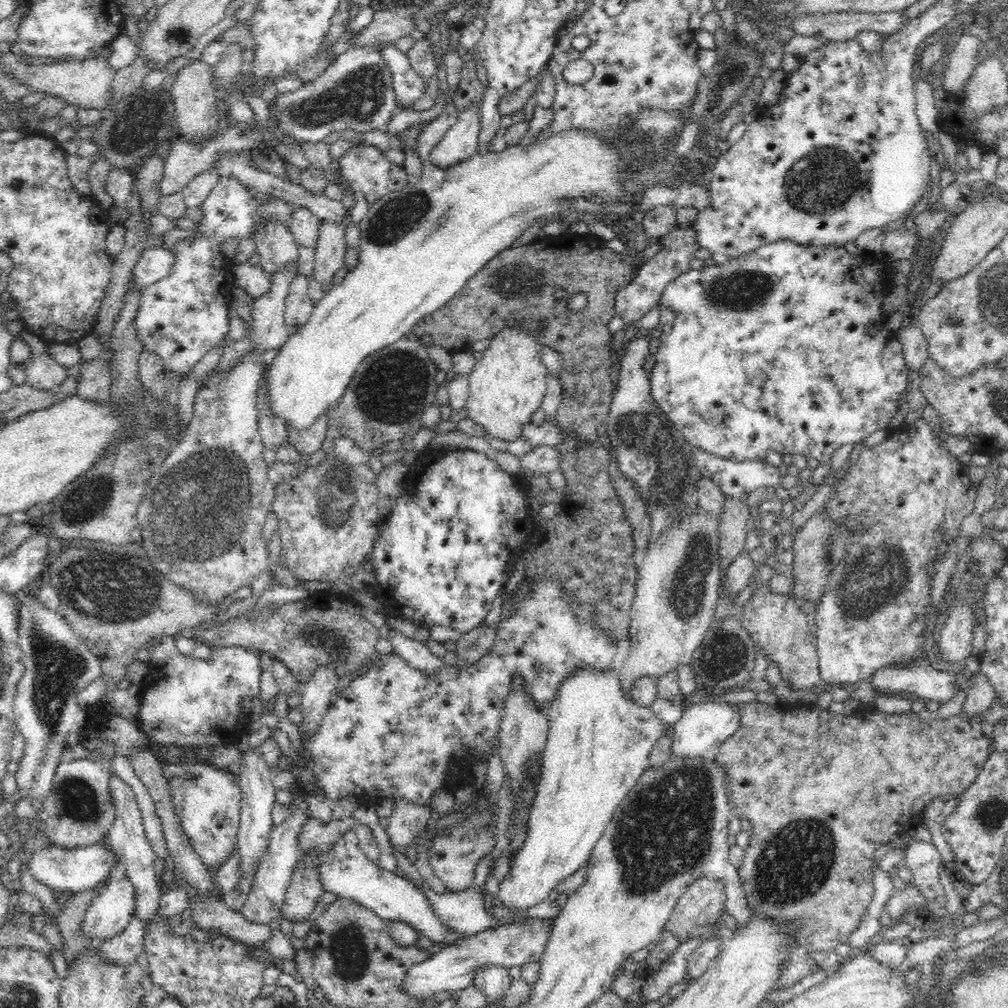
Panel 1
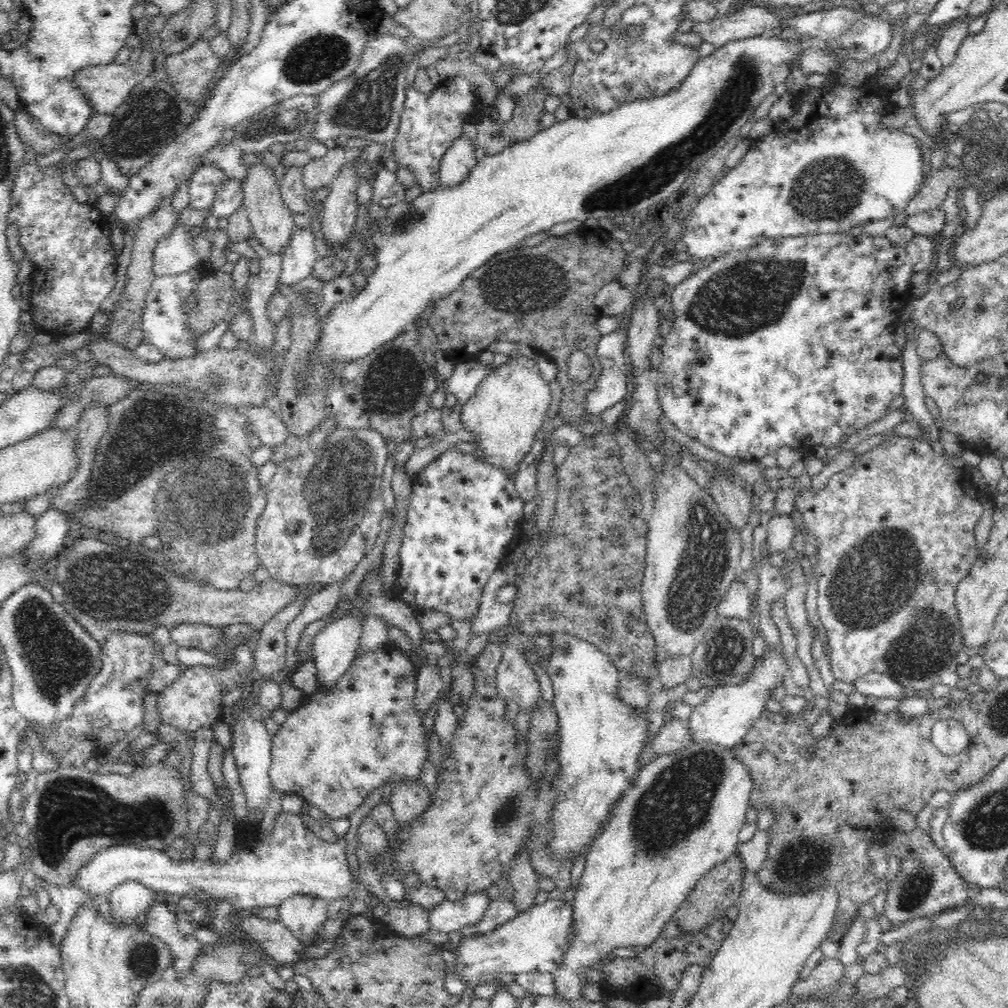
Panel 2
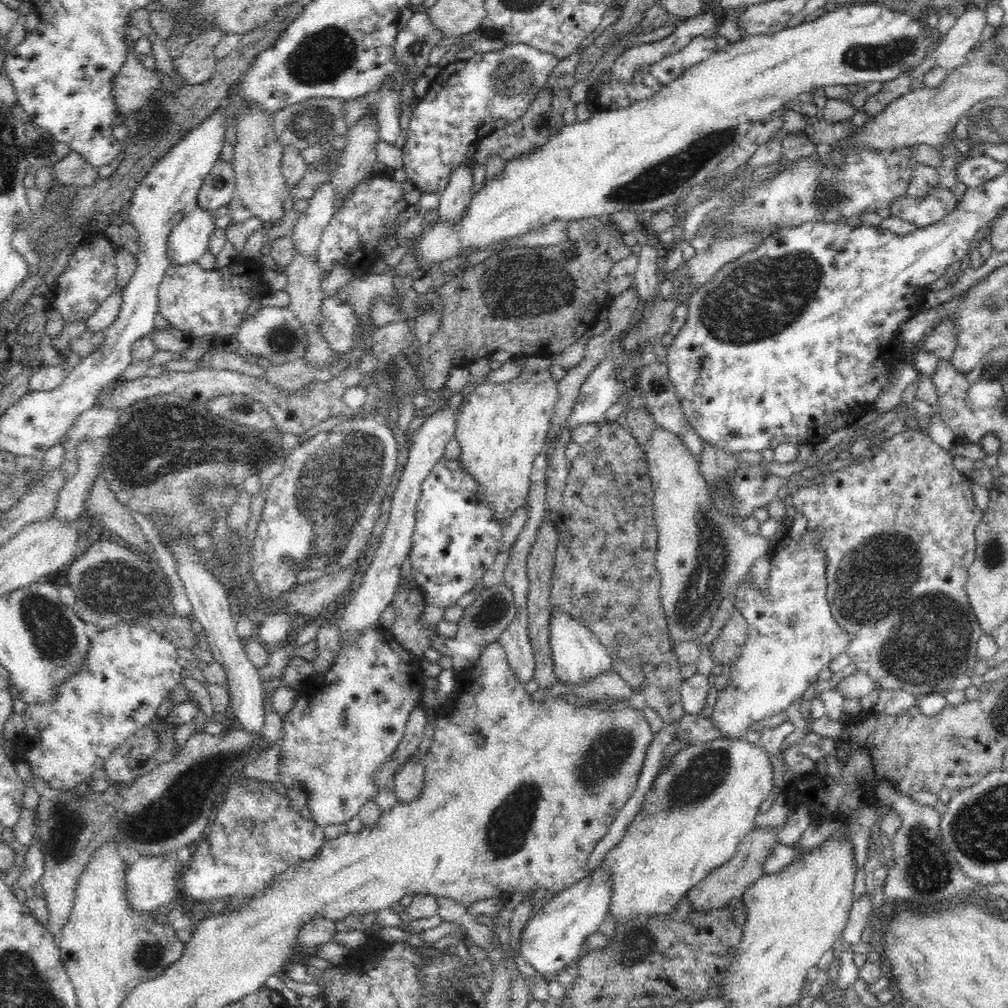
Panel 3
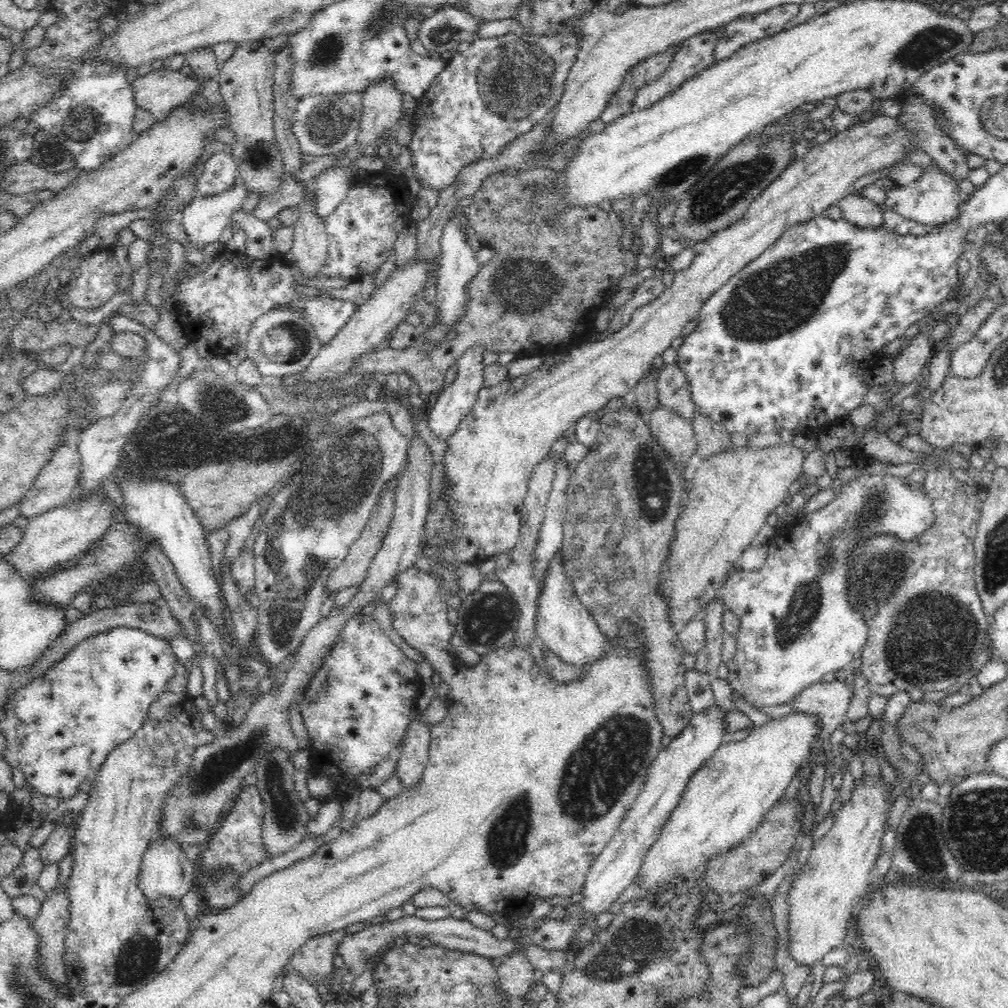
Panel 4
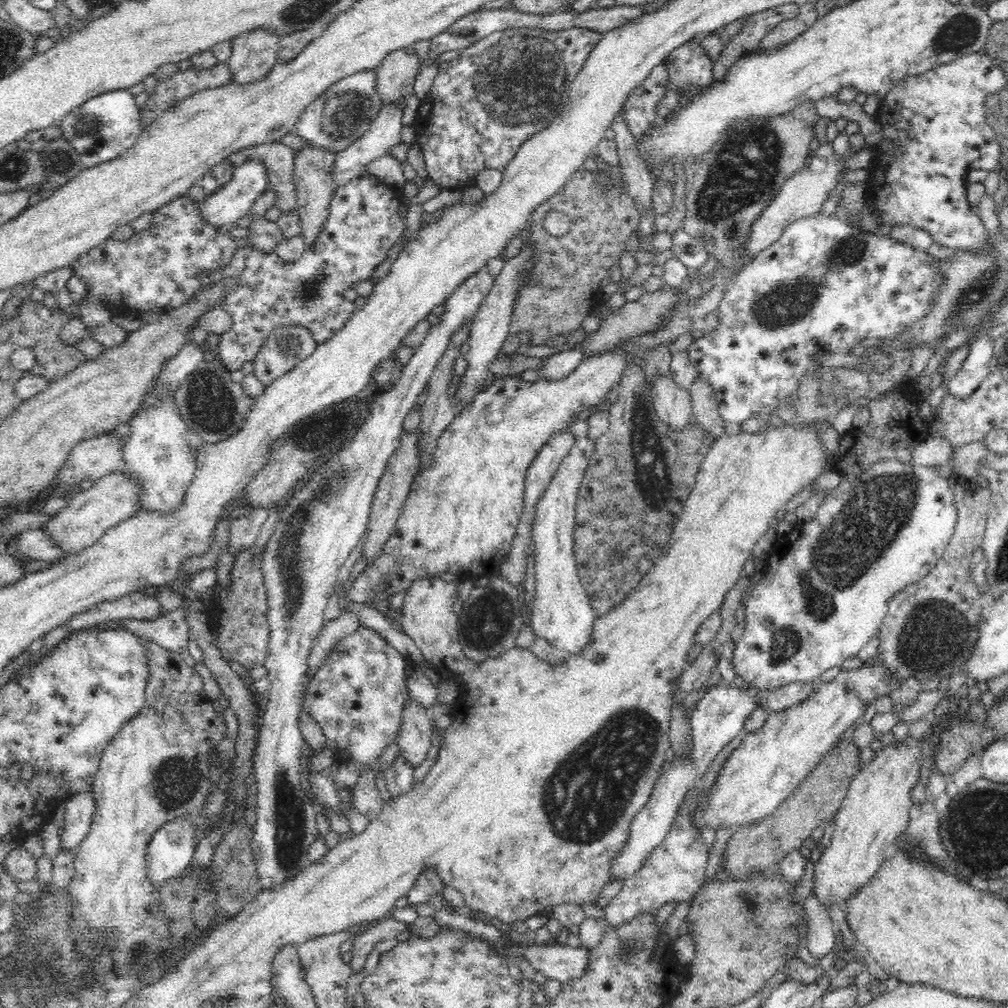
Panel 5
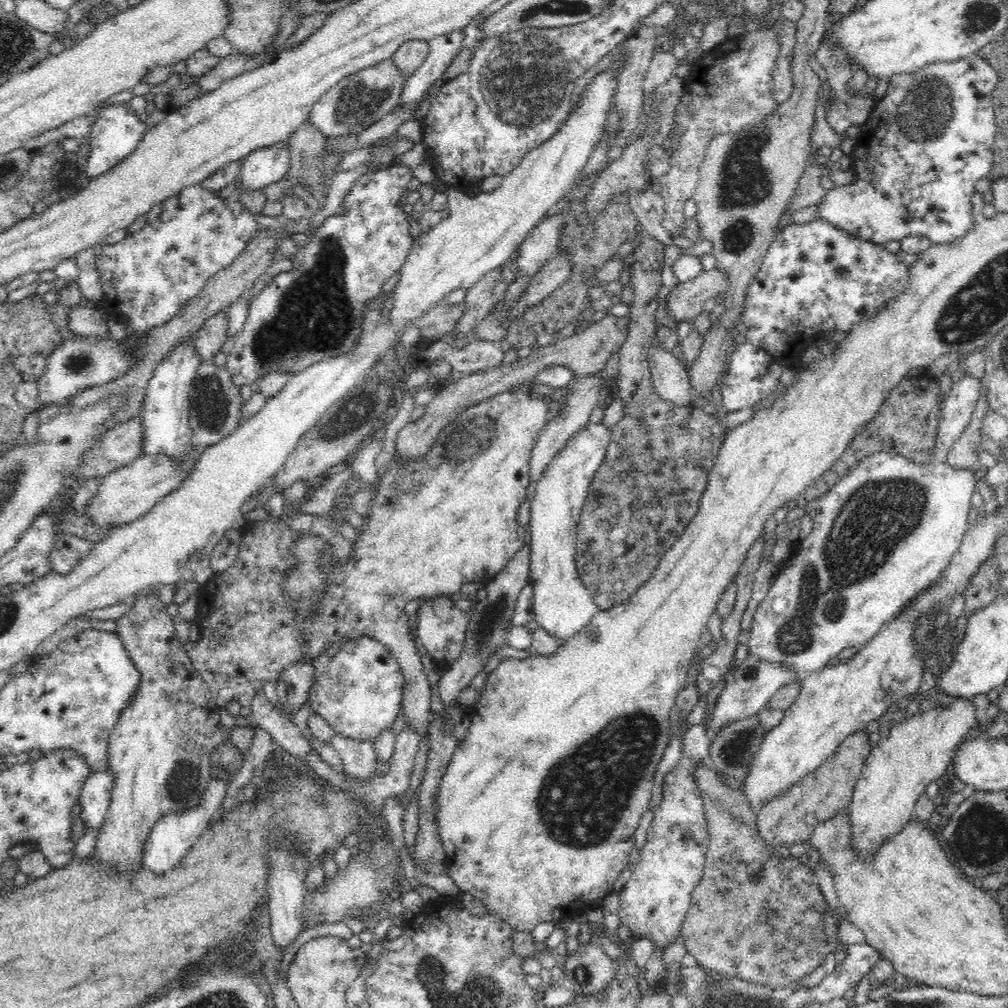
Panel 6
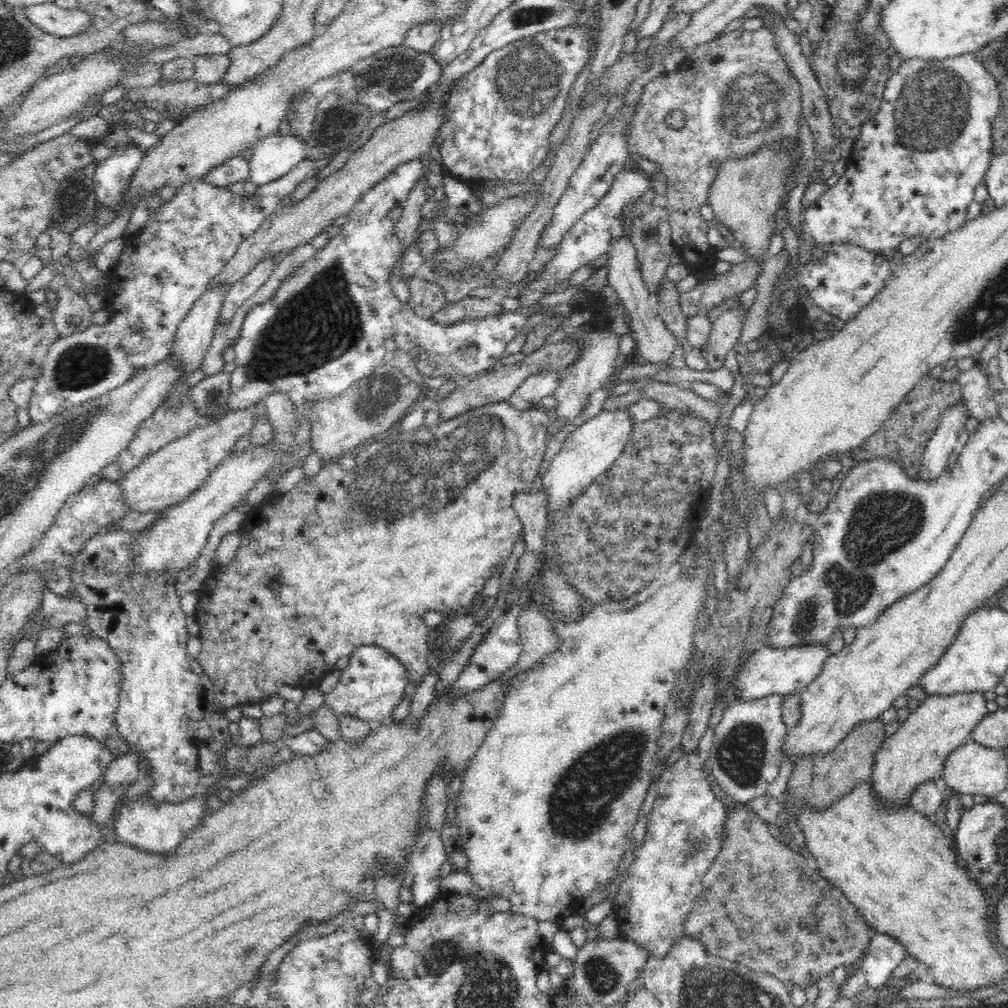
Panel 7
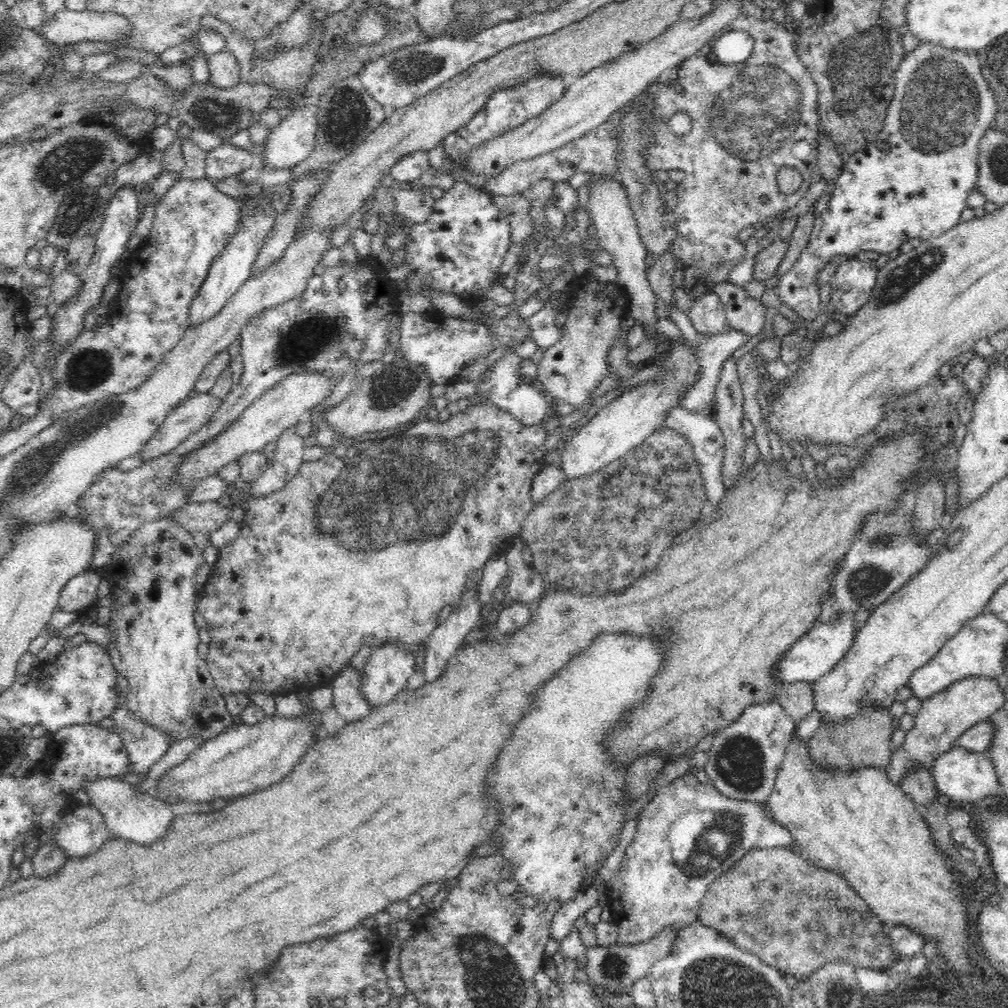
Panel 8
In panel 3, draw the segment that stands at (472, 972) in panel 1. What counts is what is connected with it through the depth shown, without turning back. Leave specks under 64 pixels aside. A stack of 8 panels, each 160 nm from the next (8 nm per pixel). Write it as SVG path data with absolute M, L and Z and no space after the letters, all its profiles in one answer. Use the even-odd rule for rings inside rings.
M600 864L593 873L552 897L550 902L527 920L519 938L519 954L536 970L536 974L552 977L586 952L586 938L598 932L599 926L608 916L612 885L611 876Z

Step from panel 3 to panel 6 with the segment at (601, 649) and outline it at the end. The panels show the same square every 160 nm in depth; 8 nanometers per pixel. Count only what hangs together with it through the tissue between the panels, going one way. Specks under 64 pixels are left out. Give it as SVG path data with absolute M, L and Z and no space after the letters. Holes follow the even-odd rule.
M588 423L578 434L574 434L568 444L552 458L544 476L537 481L537 489L531 502L531 515L527 527L527 539L530 541L530 580L533 589L533 610L536 614L533 625L544 629L548 634L562 641L576 636L600 611L594 603L593 596L583 586L576 565L577 524L589 493L596 470L606 454L606 447L611 437L611 428L605 424Z

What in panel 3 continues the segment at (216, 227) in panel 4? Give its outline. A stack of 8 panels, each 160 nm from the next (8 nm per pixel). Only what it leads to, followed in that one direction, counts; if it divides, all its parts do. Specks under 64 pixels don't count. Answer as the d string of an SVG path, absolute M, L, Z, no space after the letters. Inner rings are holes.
M194 206L183 220L173 225L167 242L171 266L198 262L208 252L210 233L216 228L212 212Z

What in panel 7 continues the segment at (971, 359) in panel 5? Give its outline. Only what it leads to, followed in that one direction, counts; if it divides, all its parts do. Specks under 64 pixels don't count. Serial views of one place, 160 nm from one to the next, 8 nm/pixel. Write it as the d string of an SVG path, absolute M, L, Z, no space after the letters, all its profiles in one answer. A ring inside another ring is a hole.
M964 400L950 405L941 412L938 426L926 443L921 458L922 466L919 474L922 479L932 482L947 471L950 455L958 442L960 430L965 429L968 416L969 412L964 405Z

